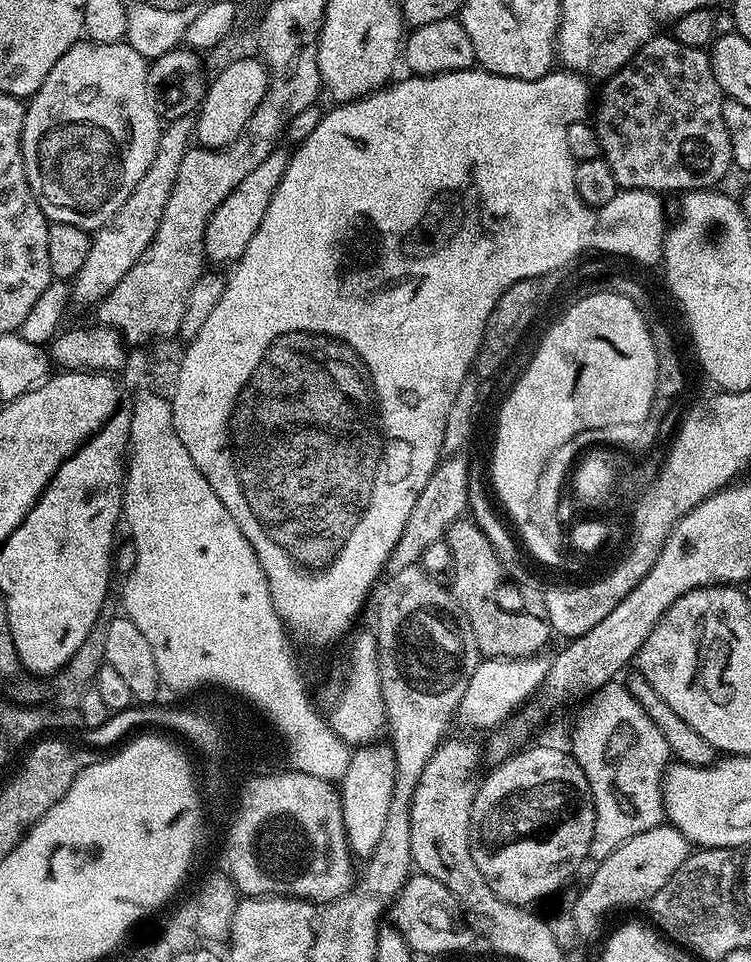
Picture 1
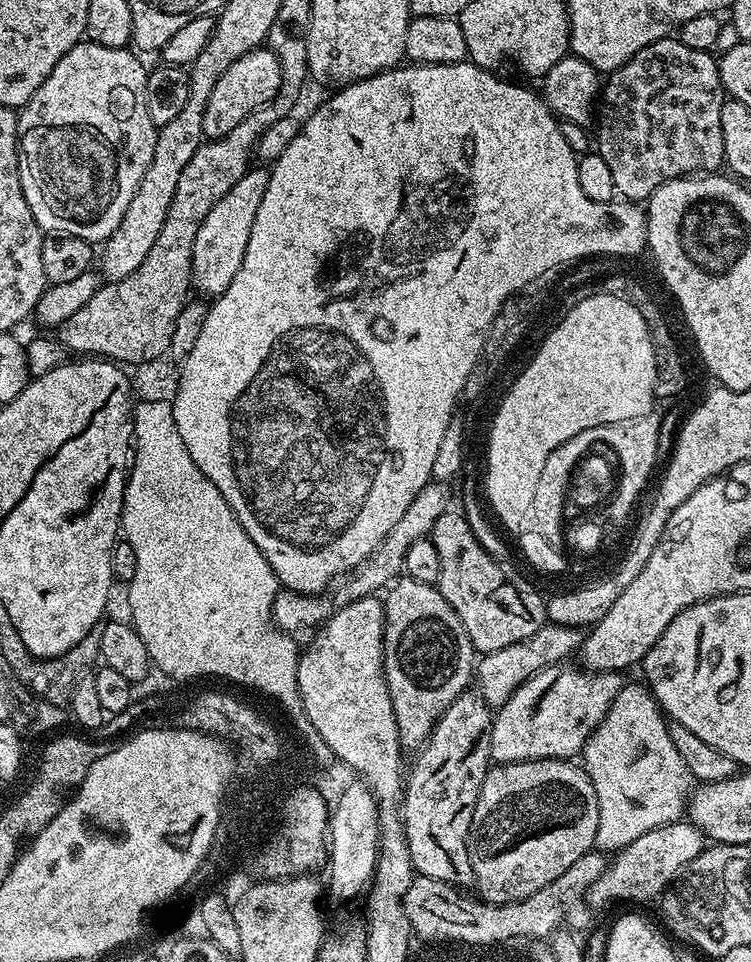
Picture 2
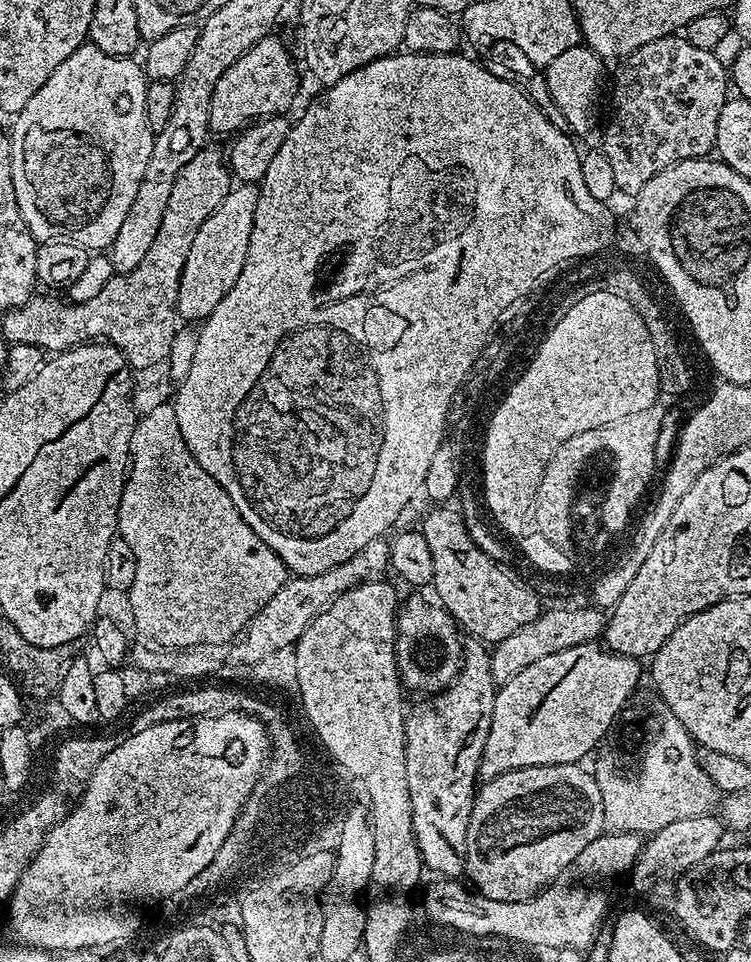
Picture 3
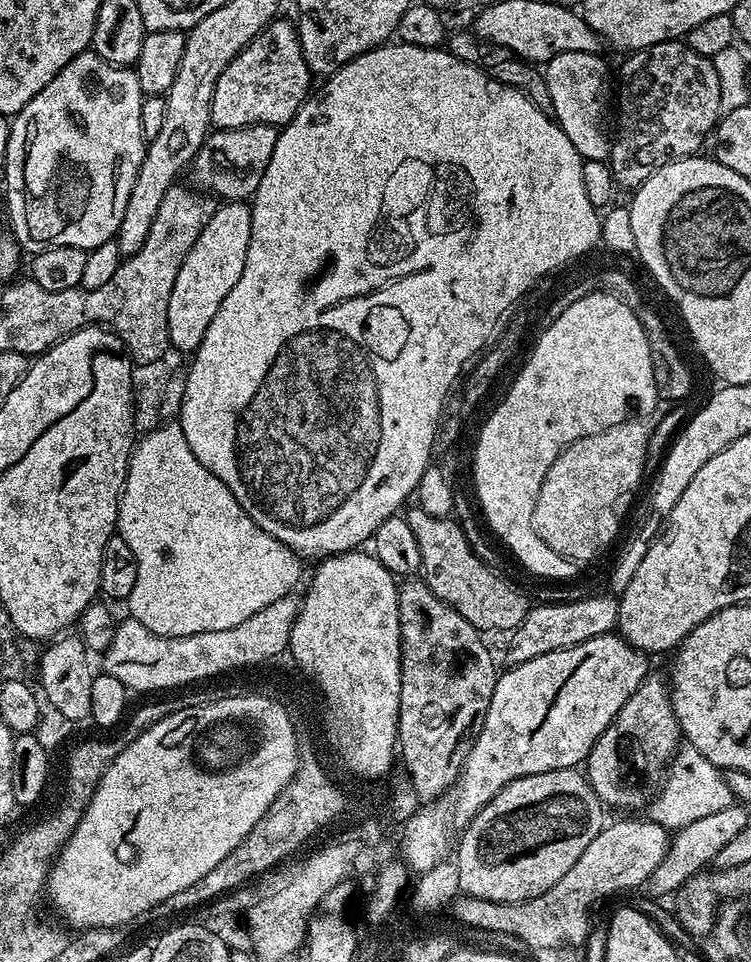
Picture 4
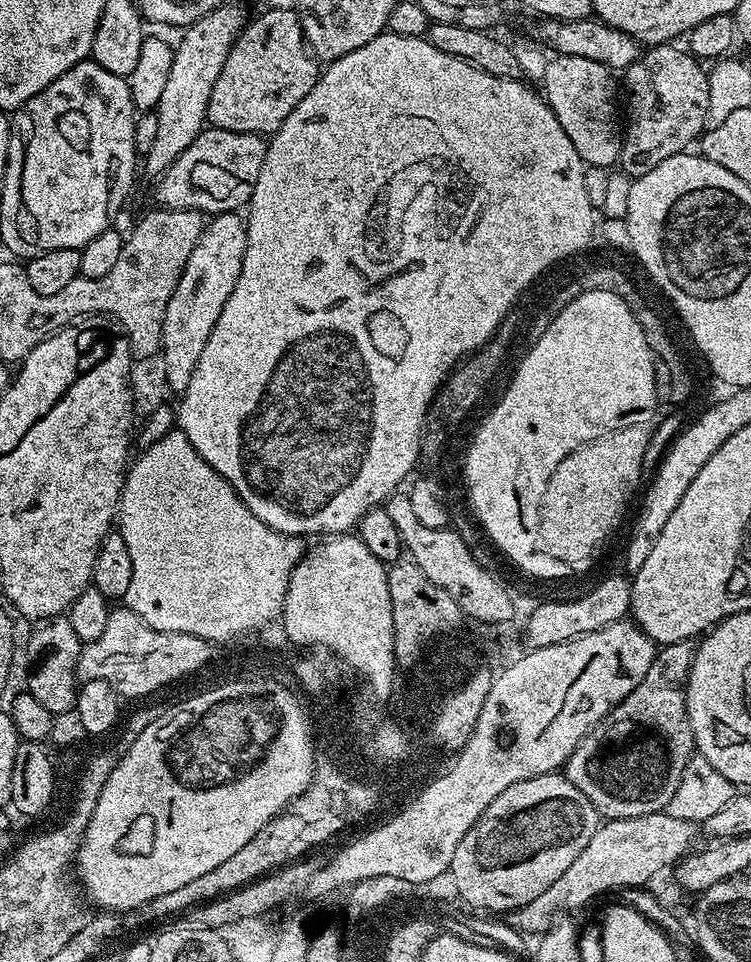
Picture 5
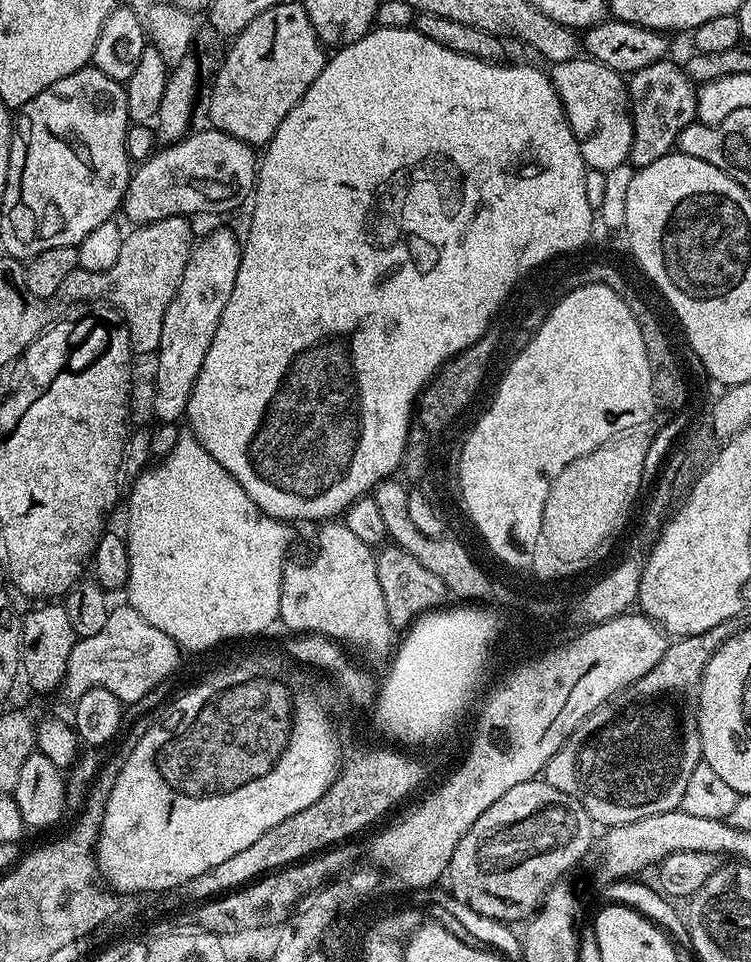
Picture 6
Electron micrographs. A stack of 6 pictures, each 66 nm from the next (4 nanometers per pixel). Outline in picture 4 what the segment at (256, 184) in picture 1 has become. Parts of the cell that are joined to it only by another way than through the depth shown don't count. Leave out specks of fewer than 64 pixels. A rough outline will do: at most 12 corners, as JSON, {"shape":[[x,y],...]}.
{"shape":[[224,202],[190,246],[168,342],[195,353],[246,266],[252,205]]}

